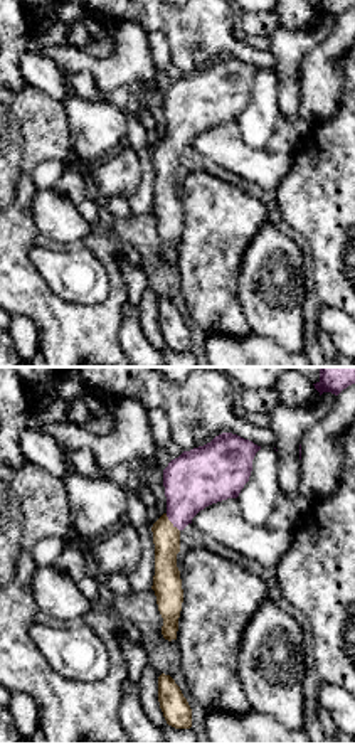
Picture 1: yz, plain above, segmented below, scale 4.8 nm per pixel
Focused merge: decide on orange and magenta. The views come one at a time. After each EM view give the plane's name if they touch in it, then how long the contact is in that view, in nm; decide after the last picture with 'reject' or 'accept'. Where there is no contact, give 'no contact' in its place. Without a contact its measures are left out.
contact in yz; length 110 nm

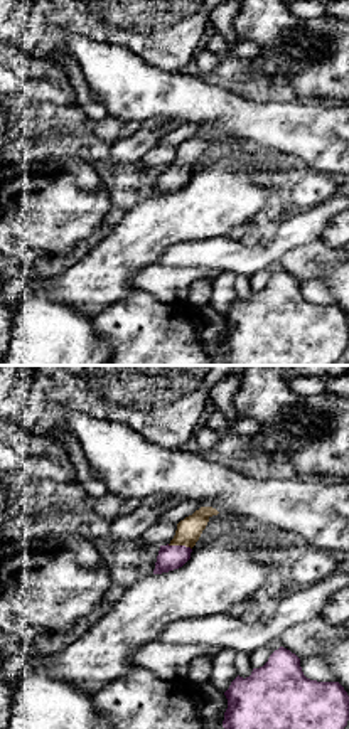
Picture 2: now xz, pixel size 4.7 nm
contact in xz; length 120 nm

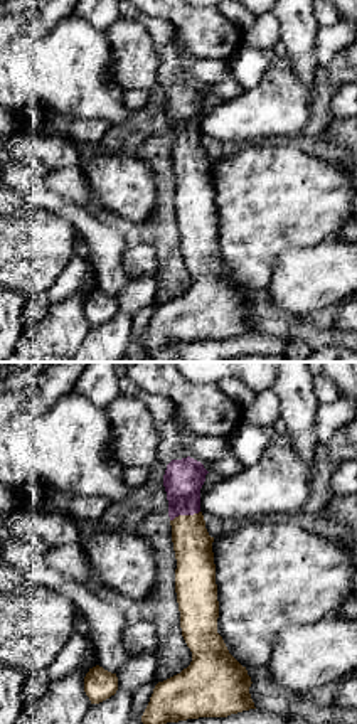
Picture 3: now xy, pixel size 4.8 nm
contact in xy; length 150 nm

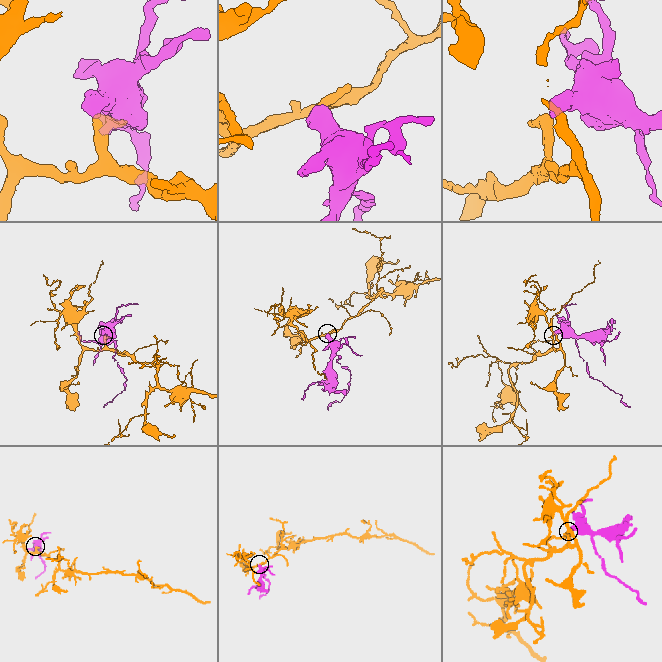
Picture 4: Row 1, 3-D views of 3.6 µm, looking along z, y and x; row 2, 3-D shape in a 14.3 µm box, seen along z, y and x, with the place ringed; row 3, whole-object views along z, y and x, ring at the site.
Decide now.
accept

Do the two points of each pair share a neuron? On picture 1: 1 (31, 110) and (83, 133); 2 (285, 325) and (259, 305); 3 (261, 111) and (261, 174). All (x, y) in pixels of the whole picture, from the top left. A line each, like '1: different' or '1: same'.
1: different
2: same
3: different

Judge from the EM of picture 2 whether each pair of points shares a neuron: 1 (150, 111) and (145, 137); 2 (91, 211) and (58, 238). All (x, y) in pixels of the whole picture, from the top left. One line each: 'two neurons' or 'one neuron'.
1: two neurons
2: one neuron

